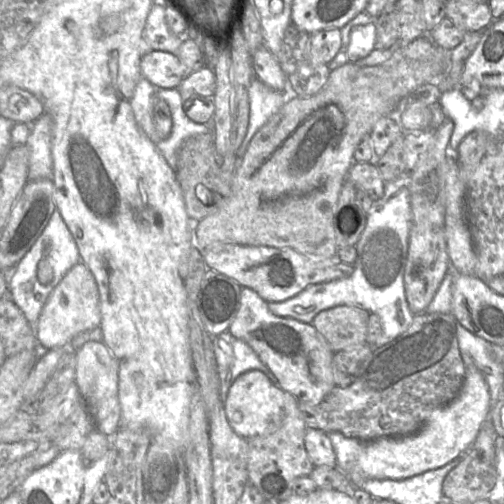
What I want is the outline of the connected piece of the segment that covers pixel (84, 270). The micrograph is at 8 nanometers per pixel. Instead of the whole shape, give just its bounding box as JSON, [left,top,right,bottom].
[34,260,100,350]

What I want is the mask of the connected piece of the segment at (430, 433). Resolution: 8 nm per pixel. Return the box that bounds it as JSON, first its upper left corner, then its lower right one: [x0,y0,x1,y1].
[348,366,490,488]

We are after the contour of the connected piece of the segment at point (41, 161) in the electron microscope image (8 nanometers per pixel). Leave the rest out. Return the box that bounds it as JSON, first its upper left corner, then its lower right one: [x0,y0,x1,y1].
[25,113,52,181]

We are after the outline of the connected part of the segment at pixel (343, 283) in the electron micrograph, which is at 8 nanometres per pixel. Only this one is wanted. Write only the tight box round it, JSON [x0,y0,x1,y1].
[269,171,414,349]

